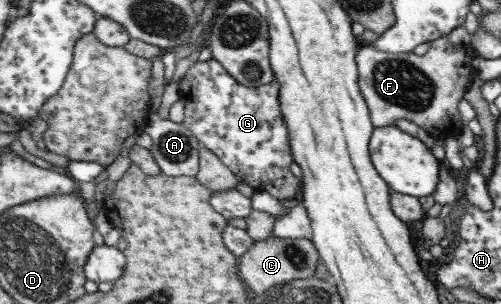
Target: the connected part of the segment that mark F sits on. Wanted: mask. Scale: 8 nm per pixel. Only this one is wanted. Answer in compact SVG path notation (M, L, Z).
M446 36L434 39L422 56L413 53L392 54L376 50L368 44L359 48L355 55L355 65L359 71L359 91L363 96L368 109L368 116L373 128L393 126L396 119L407 119L425 130L436 140L444 141L447 138L456 138L461 131L462 123L457 109L459 100L463 98L466 83L476 73L471 59L476 53L470 47L461 50L452 47Z

